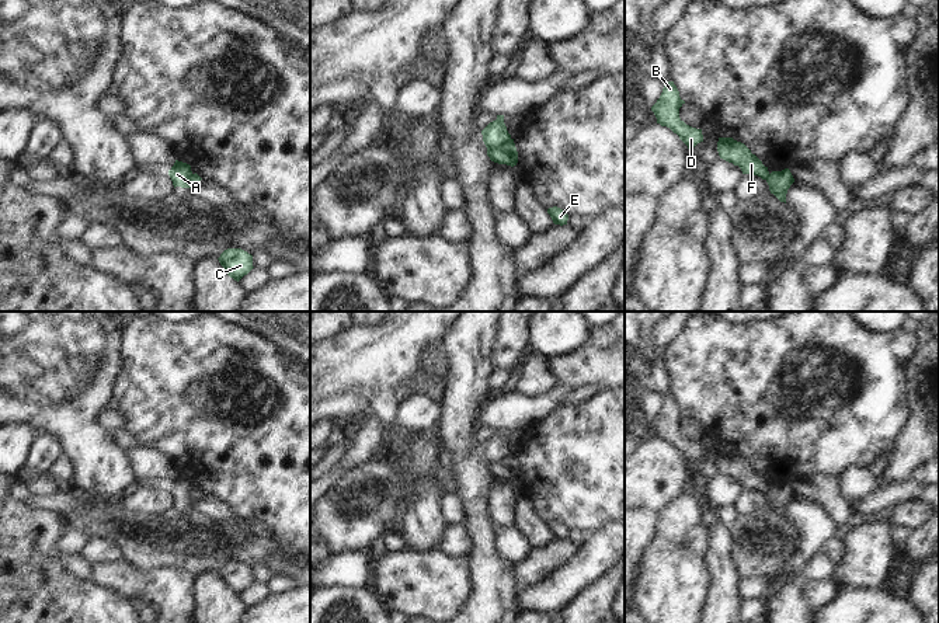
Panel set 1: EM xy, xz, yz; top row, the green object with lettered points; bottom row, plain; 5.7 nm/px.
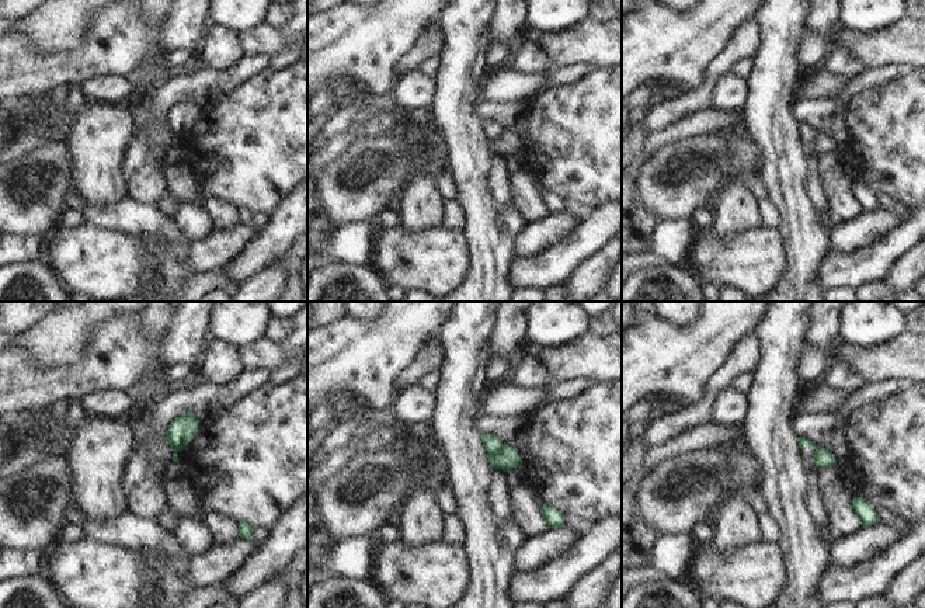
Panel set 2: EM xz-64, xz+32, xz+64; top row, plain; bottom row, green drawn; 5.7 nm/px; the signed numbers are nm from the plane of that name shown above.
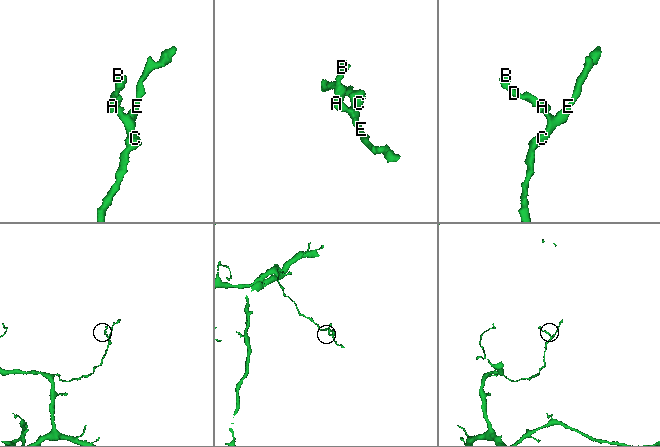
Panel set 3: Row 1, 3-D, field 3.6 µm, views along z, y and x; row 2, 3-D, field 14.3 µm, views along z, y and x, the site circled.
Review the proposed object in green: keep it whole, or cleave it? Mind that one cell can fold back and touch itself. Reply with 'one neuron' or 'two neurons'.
two neurons

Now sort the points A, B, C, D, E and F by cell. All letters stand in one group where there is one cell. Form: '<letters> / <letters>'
A B D F / C E

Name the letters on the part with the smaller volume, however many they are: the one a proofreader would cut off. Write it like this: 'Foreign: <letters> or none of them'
Foreign: A, B, D, F

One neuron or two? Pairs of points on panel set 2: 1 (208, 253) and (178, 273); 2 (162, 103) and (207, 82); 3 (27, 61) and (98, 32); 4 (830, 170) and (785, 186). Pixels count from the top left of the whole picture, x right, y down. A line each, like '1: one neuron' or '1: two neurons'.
1: two neurons
2: one neuron
3: one neuron
4: two neurons

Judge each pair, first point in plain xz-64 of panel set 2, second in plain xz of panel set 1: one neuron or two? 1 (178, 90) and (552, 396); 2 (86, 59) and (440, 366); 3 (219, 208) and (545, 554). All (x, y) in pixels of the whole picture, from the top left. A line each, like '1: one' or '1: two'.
1: one
2: one
3: two

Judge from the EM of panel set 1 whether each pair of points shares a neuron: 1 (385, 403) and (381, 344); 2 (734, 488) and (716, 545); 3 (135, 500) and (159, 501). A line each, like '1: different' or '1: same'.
1: same
2: different
3: same

